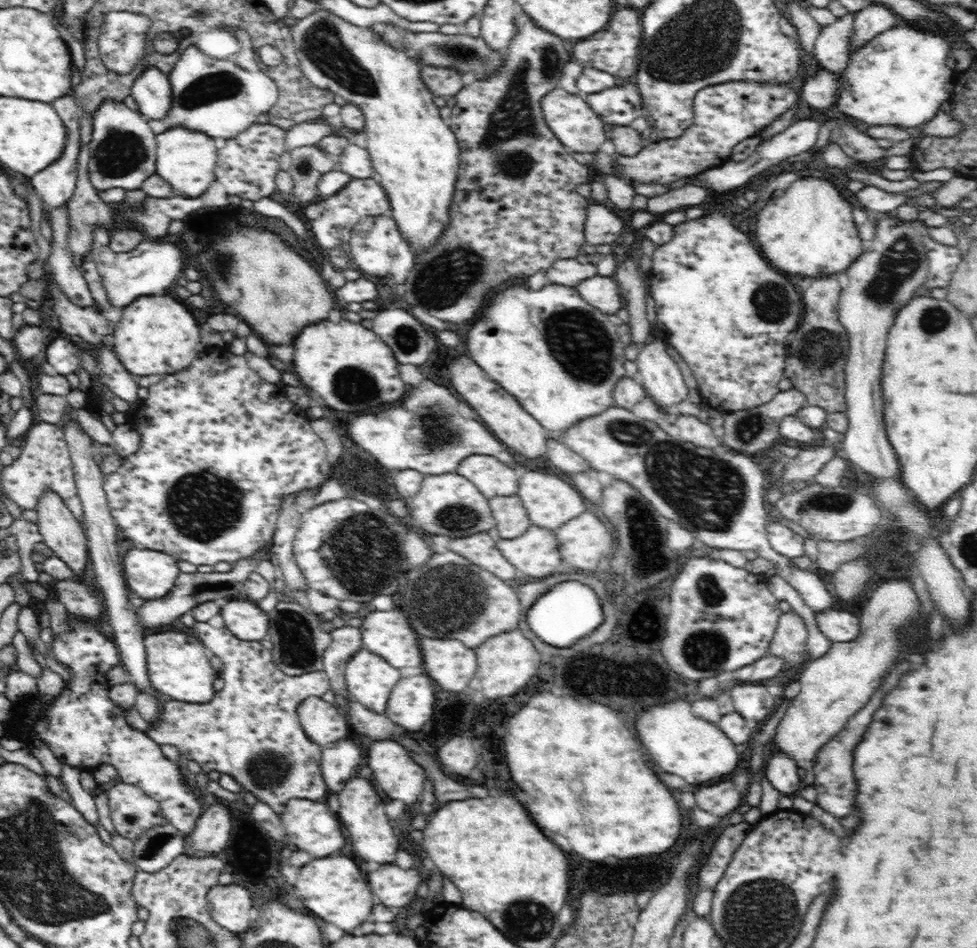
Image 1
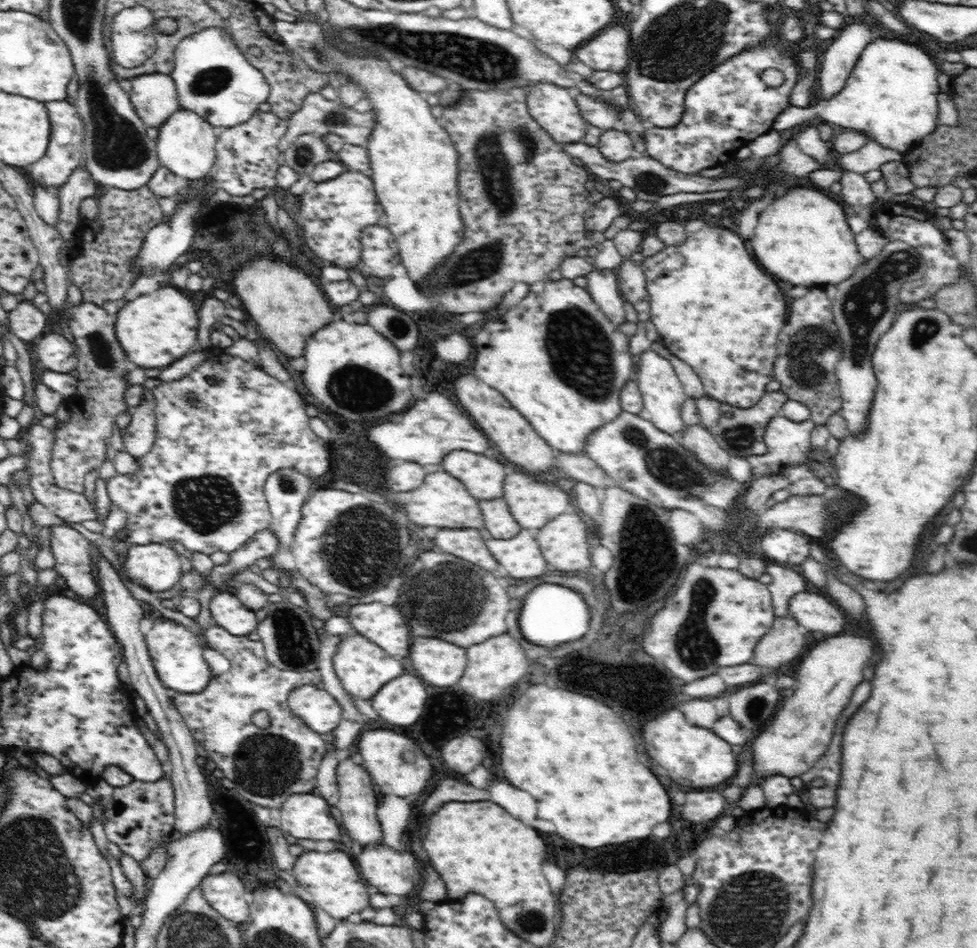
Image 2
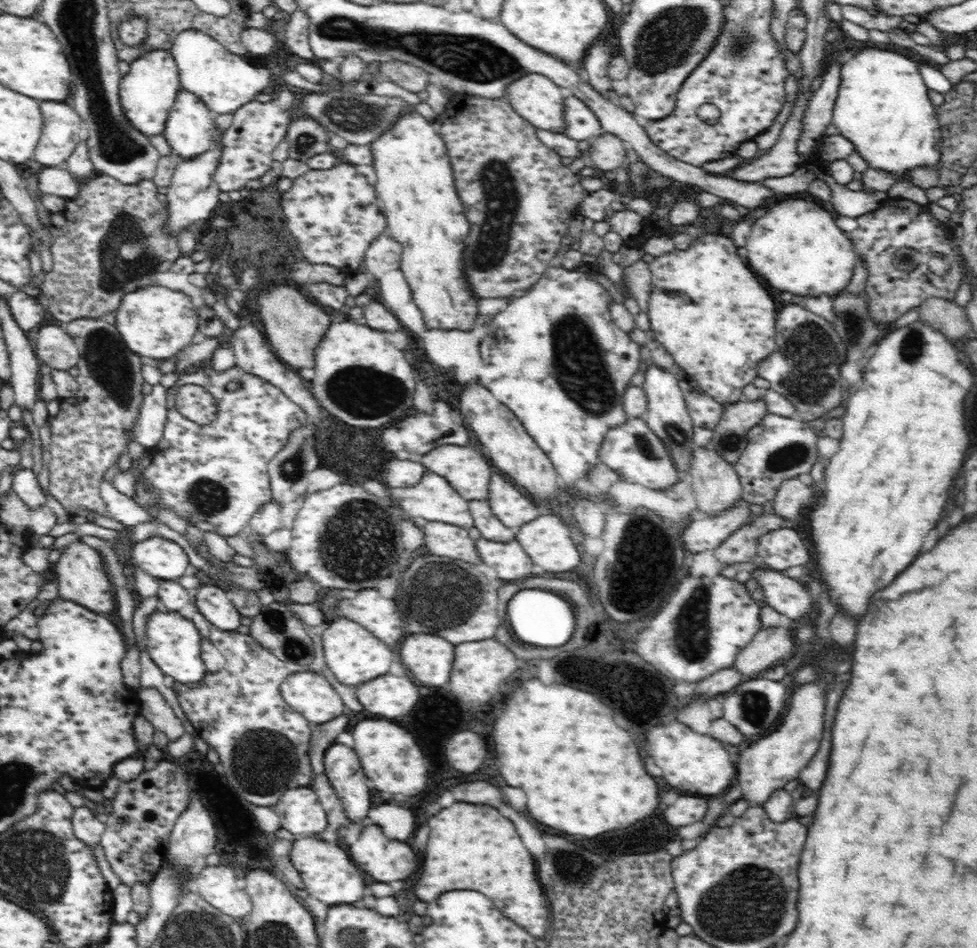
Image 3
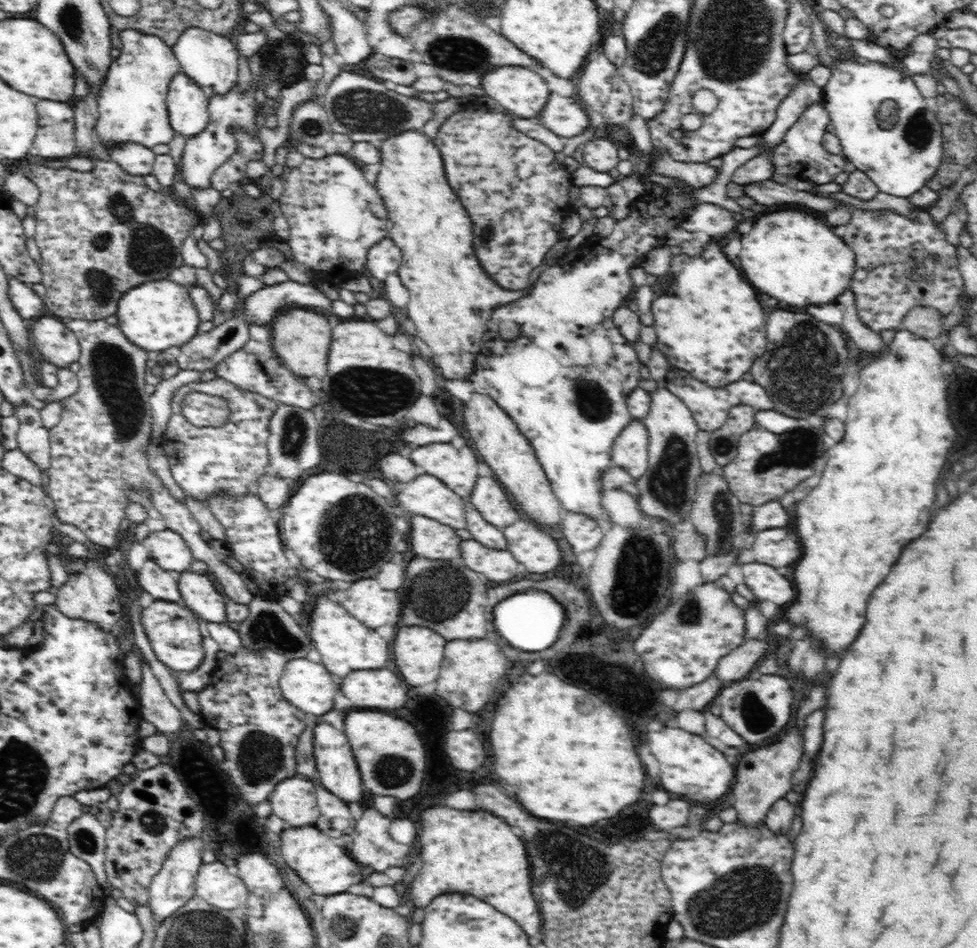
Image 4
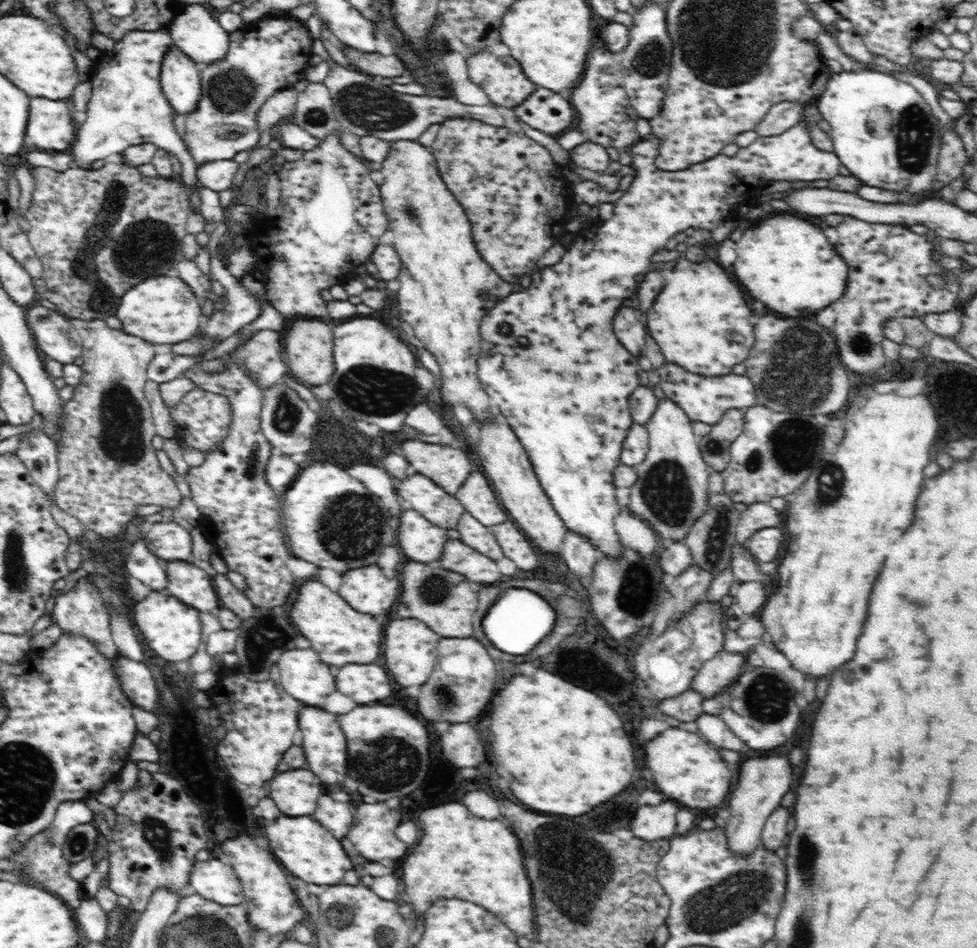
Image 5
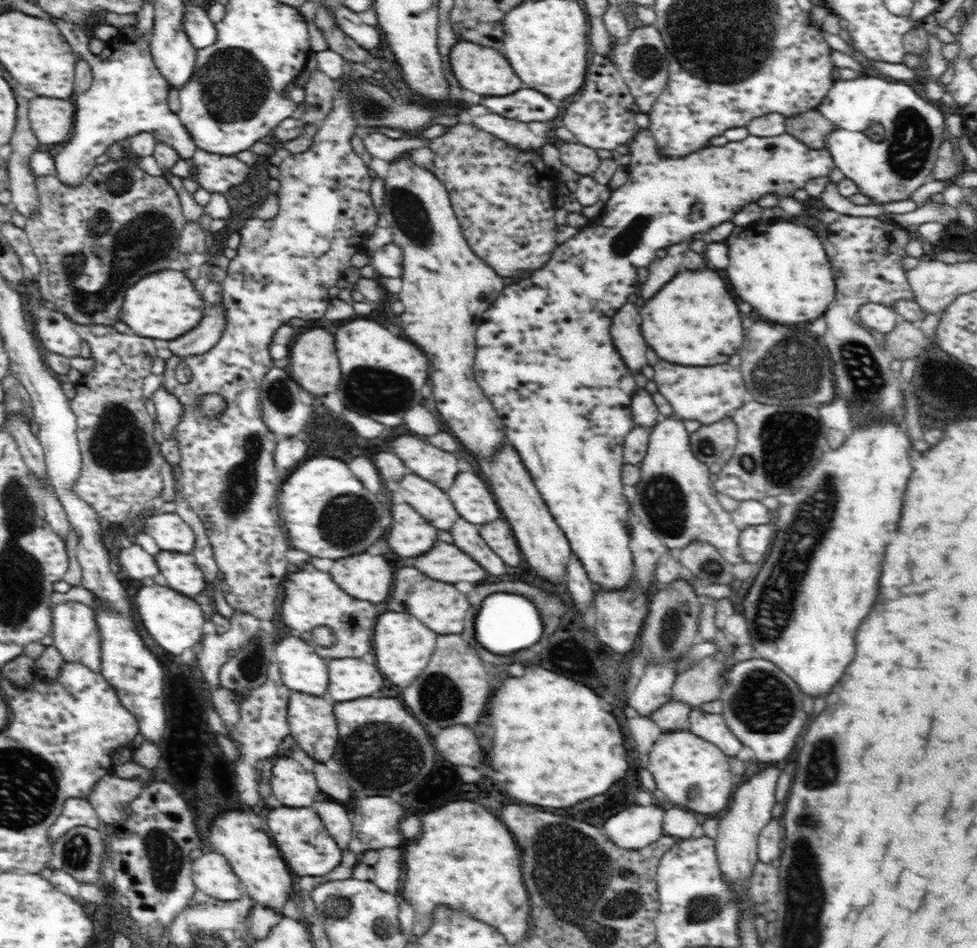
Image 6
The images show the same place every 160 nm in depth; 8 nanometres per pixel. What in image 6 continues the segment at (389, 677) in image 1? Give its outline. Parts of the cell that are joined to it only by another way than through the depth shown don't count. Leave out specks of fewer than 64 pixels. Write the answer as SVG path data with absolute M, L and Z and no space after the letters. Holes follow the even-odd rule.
M304 564L296 568L298 572L288 574L284 582L284 600L282 602L281 618L284 624L296 632L300 638L313 647L313 650L322 658L342 659L361 658L371 653L372 632L379 618L380 612L373 602L357 600L345 593L336 585L330 575L320 574L312 564ZM356 600L356 602L354 602ZM316 626L329 626L336 633L336 642L328 648L318 646L310 640L310 630Z

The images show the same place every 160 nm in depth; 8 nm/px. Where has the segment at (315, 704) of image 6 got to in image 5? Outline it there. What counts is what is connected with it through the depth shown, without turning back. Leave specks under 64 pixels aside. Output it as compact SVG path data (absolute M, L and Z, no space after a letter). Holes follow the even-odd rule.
M302 705L298 718L298 744L304 751L307 767L325 786L344 782L347 775L347 742L336 715L317 706Z

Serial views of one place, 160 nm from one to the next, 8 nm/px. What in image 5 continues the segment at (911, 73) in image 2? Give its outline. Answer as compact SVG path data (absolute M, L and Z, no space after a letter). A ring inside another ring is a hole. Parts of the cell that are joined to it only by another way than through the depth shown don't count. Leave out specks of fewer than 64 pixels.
M865 67L862 72L841 71L828 79L826 90L814 107L830 125L834 154L862 184L894 193L930 190L937 174L943 133L932 108L911 82L900 82L894 76L888 76L888 72L868 72ZM880 108L890 111L892 121L888 132L886 128L874 132L868 126Z

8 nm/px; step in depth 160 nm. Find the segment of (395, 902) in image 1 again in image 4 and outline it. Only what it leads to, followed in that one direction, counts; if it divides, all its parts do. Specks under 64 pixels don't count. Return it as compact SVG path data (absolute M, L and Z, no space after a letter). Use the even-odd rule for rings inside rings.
M366 808L362 818L355 822L351 836L353 844L348 853L356 862L372 866L376 872L384 872L390 866L402 866L409 844L396 842L390 833L390 820L374 808Z

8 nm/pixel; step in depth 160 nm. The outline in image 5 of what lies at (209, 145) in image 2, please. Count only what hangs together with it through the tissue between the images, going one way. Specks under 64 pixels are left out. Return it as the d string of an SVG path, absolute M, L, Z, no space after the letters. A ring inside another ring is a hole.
M175 45L169 47L161 66L160 80L166 99L175 114L189 114L201 100L200 74L188 55Z

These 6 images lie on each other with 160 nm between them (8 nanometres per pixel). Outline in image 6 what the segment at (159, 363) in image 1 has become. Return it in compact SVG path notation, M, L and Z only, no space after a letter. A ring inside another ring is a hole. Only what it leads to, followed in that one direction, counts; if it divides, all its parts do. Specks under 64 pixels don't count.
M168 268L142 278L126 292L119 318L142 337L174 340L198 326L203 316L204 300L195 282L184 271Z

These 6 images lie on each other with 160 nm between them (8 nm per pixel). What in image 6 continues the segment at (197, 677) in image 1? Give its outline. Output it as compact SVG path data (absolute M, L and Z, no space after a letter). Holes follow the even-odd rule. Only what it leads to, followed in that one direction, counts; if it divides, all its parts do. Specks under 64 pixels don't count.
M155 583L153 586L142 586L134 596L134 604L144 628L164 650L182 654L186 648L192 648L194 644L201 642L205 625L204 611L193 598Z

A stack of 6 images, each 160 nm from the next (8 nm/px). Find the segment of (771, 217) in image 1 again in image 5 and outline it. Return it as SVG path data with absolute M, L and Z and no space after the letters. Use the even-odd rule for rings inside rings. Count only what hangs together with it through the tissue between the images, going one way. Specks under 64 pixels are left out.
M774 216L762 220L756 228L744 230L736 242L738 260L734 274L750 296L766 304L782 316L798 316L798 312L820 311L844 294L847 286L847 262L834 252L820 228L794 216Z

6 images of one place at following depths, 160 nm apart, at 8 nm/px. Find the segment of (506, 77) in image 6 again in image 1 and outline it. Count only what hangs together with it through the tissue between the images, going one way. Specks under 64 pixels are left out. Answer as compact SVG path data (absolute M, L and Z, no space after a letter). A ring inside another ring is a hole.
M556 87L542 98L540 109L546 125L570 152L582 152L586 155L596 153L598 146L607 140L608 133L604 131L604 122L582 97L566 93L562 88Z

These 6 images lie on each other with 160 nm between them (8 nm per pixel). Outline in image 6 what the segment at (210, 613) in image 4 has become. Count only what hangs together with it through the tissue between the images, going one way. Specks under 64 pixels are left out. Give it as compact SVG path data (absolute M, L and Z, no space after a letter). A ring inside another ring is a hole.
M160 551L155 554L154 560L159 572L166 579L166 587L177 590L190 598L194 598L202 590L210 590L192 553Z

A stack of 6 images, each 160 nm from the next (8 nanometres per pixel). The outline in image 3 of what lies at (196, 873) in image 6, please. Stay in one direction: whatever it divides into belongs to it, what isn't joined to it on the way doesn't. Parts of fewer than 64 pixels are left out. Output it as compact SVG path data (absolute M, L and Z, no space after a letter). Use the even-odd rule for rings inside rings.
M207 866L195 878L192 890L208 904L235 919L251 912L251 898L245 889L236 884L236 874L228 866Z

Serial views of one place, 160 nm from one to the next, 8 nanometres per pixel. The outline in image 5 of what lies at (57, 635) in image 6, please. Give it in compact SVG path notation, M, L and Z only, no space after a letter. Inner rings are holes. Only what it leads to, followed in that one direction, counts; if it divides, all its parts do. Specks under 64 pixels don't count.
M85 578L74 580L69 589L56 596L52 617L61 628L62 634L84 637L97 647L98 653L107 660L118 656L118 647L112 640L108 627L108 611L104 609L104 596L92 584L87 584Z

